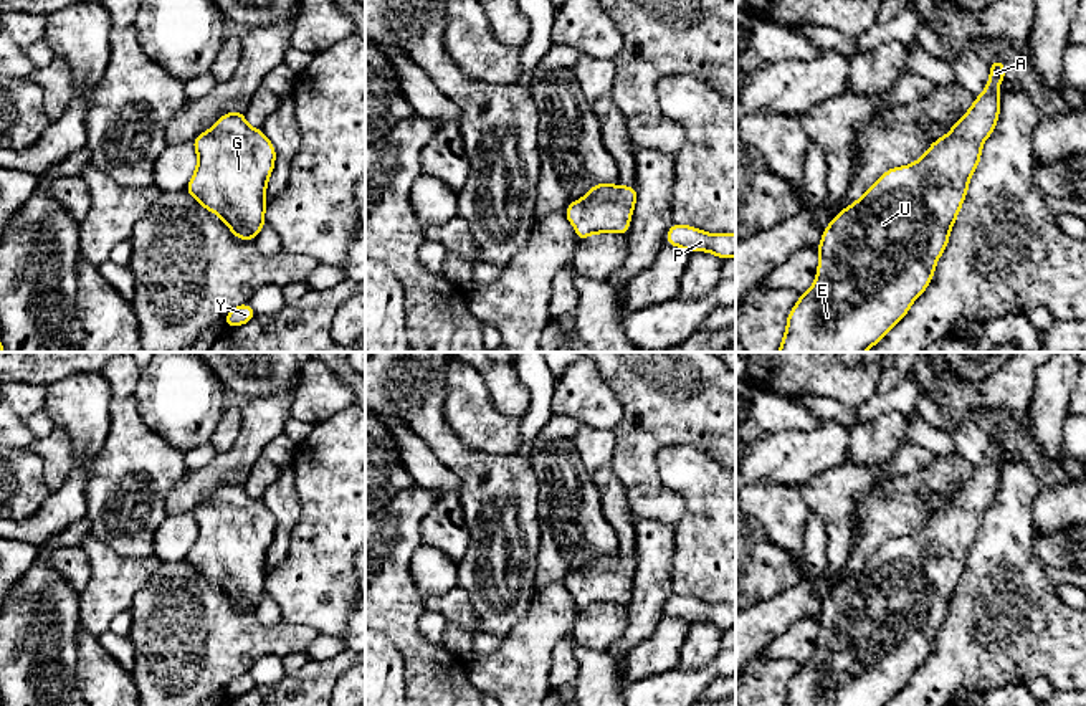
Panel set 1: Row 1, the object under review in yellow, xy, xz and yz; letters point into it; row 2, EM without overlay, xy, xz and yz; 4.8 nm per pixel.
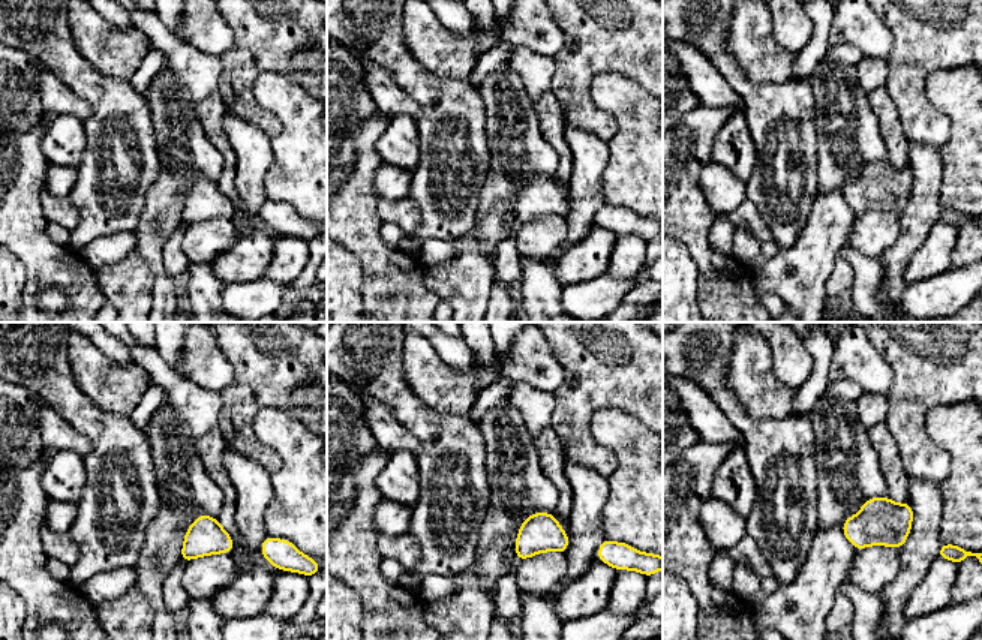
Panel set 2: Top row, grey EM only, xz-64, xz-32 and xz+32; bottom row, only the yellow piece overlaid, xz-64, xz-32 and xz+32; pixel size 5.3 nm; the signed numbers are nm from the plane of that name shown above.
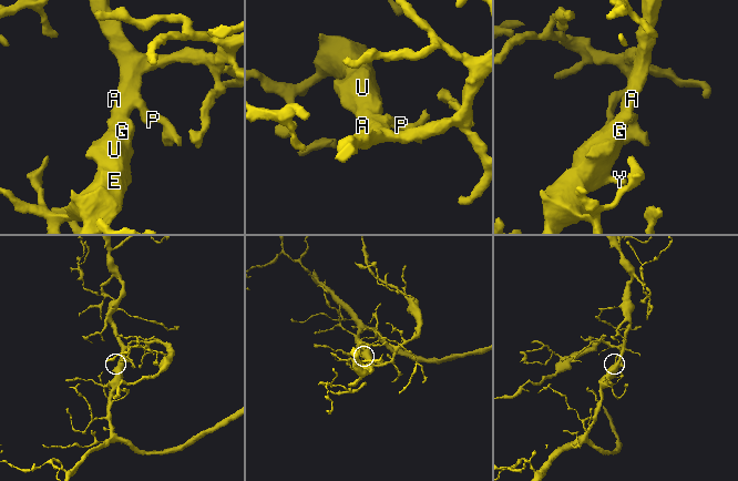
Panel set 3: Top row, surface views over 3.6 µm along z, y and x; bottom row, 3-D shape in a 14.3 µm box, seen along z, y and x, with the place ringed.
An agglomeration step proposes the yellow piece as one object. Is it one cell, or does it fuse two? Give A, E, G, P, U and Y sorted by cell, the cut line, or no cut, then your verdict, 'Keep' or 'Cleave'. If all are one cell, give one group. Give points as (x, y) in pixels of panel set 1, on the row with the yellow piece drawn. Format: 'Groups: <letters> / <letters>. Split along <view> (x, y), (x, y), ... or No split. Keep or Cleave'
Groups: A E G P U Y. No split. Keep

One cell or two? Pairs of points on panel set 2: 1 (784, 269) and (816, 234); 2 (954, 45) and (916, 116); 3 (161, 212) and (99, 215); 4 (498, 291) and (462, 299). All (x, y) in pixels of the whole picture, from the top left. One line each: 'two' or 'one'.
1: one
2: one
3: two
4: two

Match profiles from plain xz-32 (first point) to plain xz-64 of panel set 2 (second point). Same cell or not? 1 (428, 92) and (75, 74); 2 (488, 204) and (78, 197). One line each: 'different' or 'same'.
1: same
2: different

